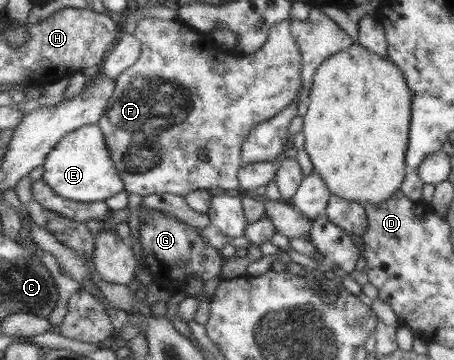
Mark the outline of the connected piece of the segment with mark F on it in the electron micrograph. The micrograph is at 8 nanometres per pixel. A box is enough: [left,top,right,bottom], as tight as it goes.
[99,16,300,197]

